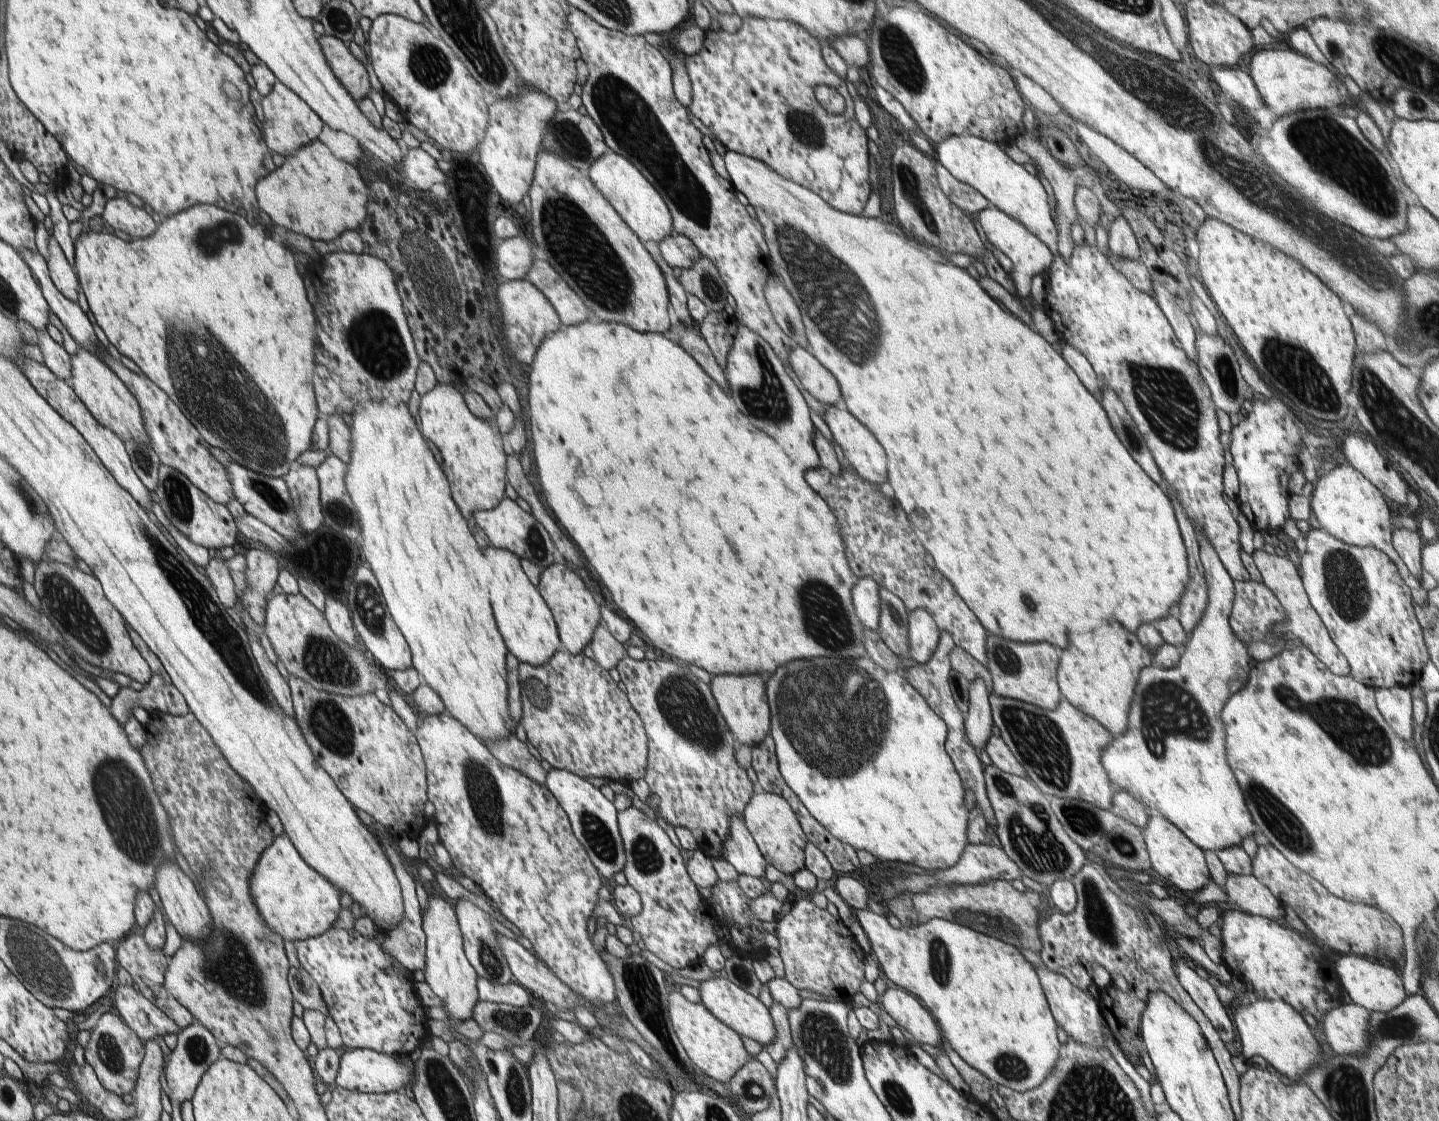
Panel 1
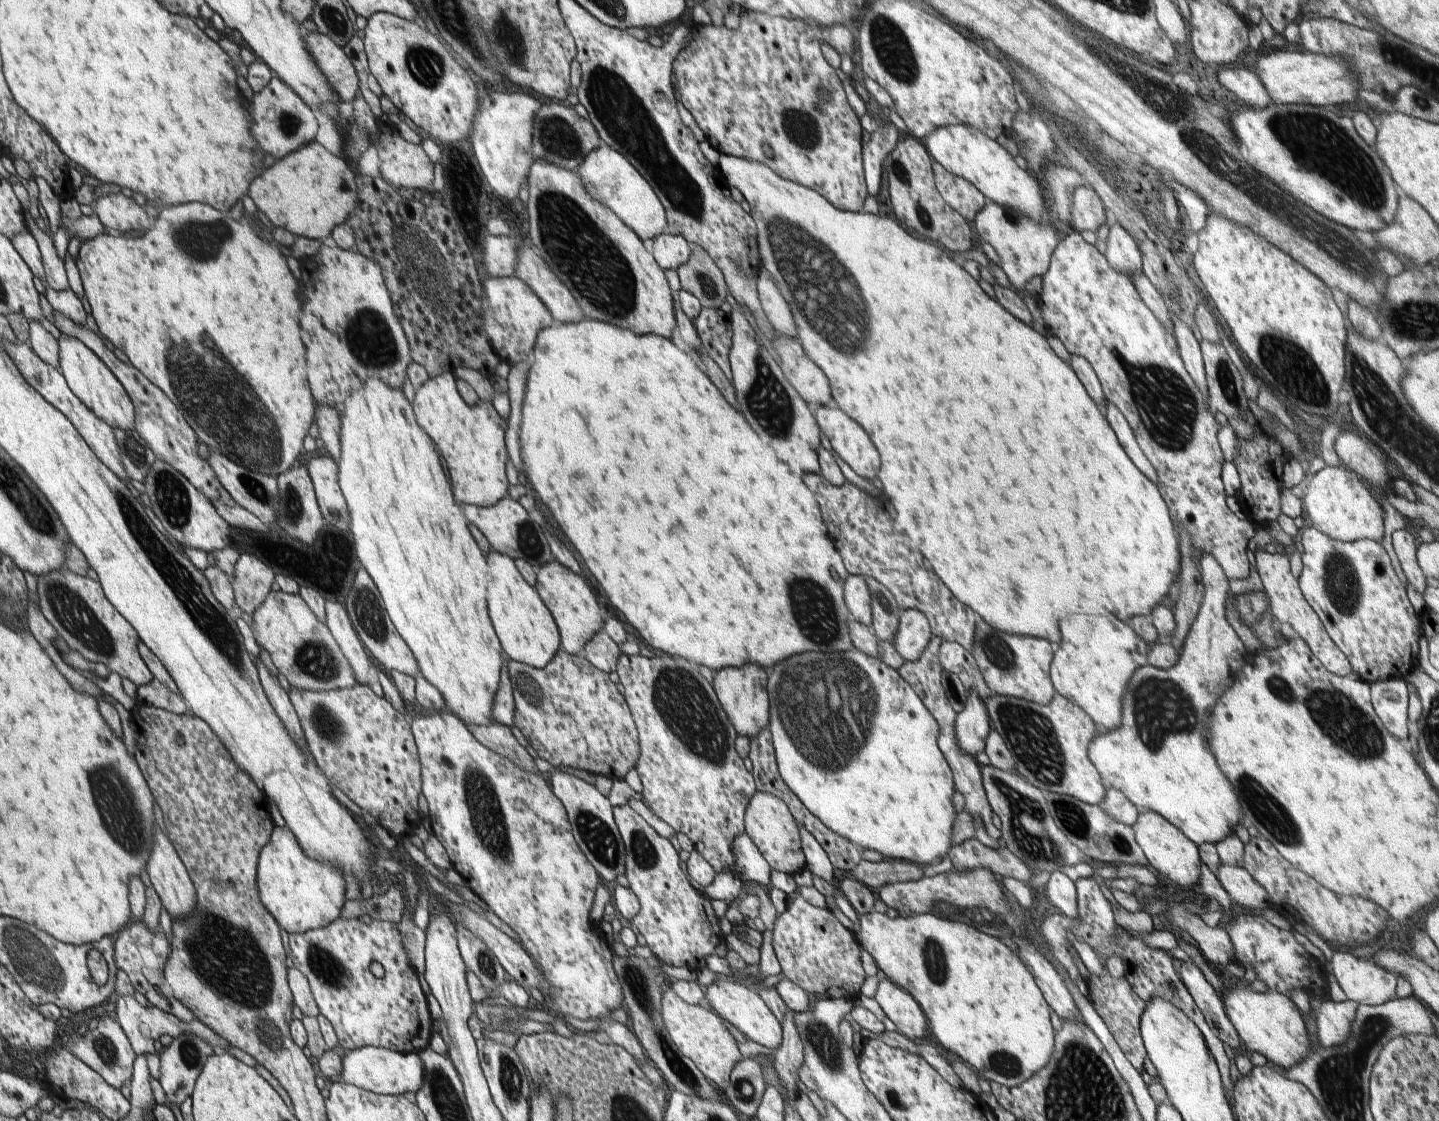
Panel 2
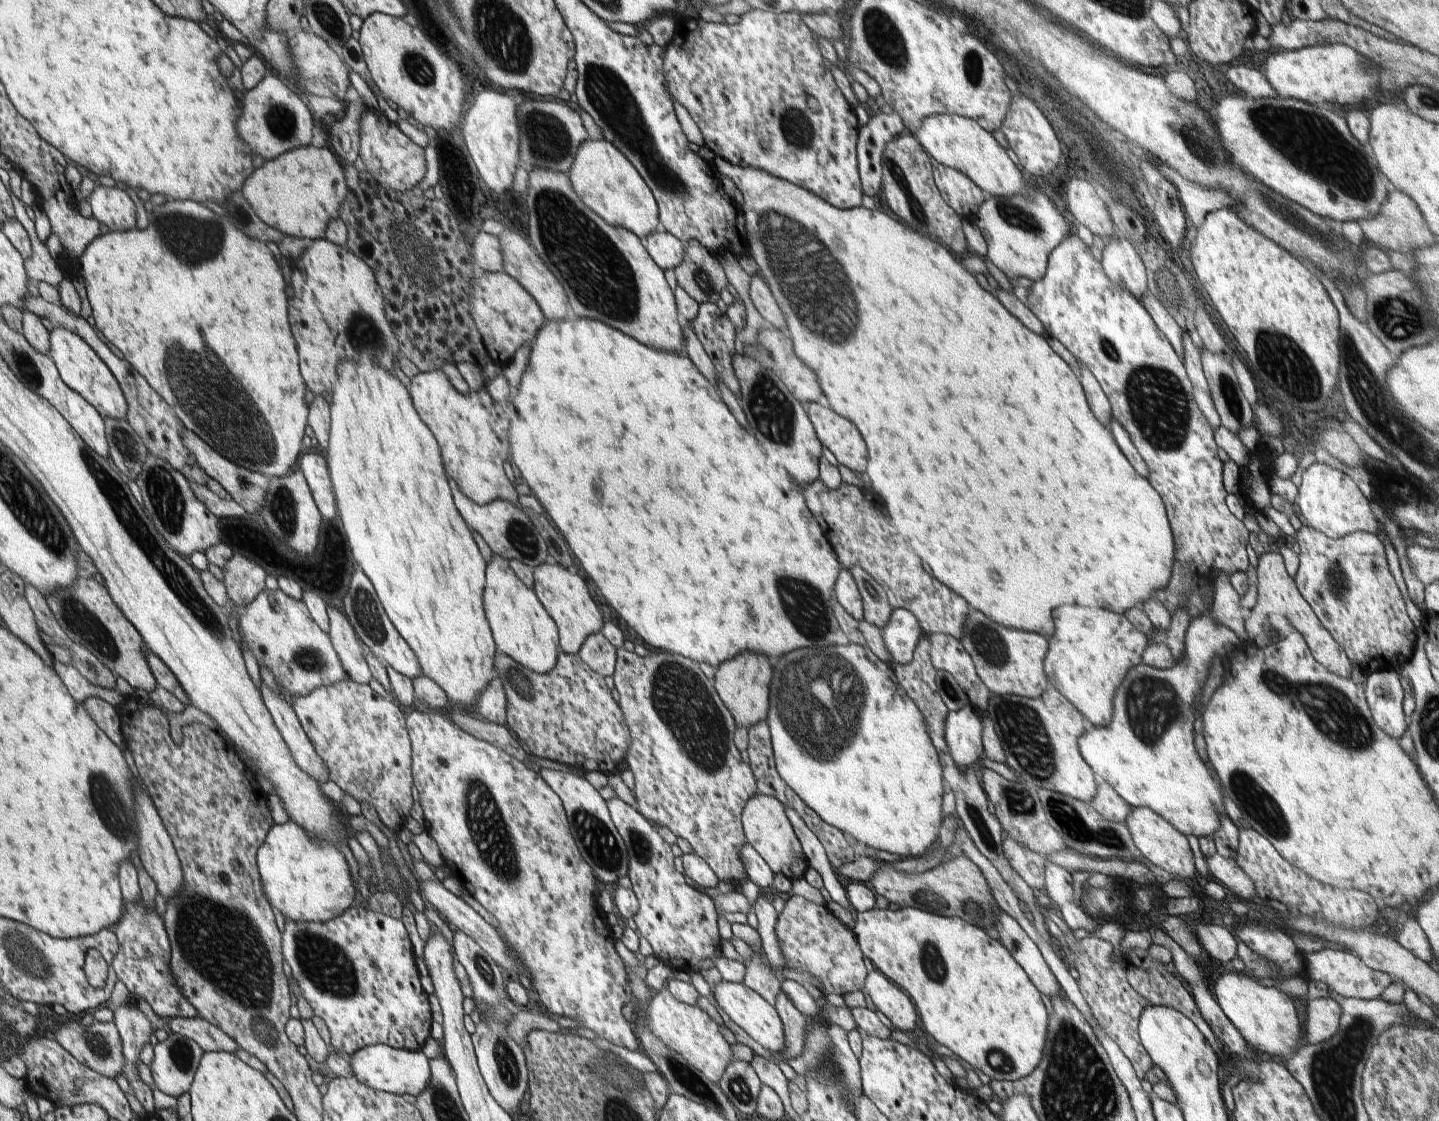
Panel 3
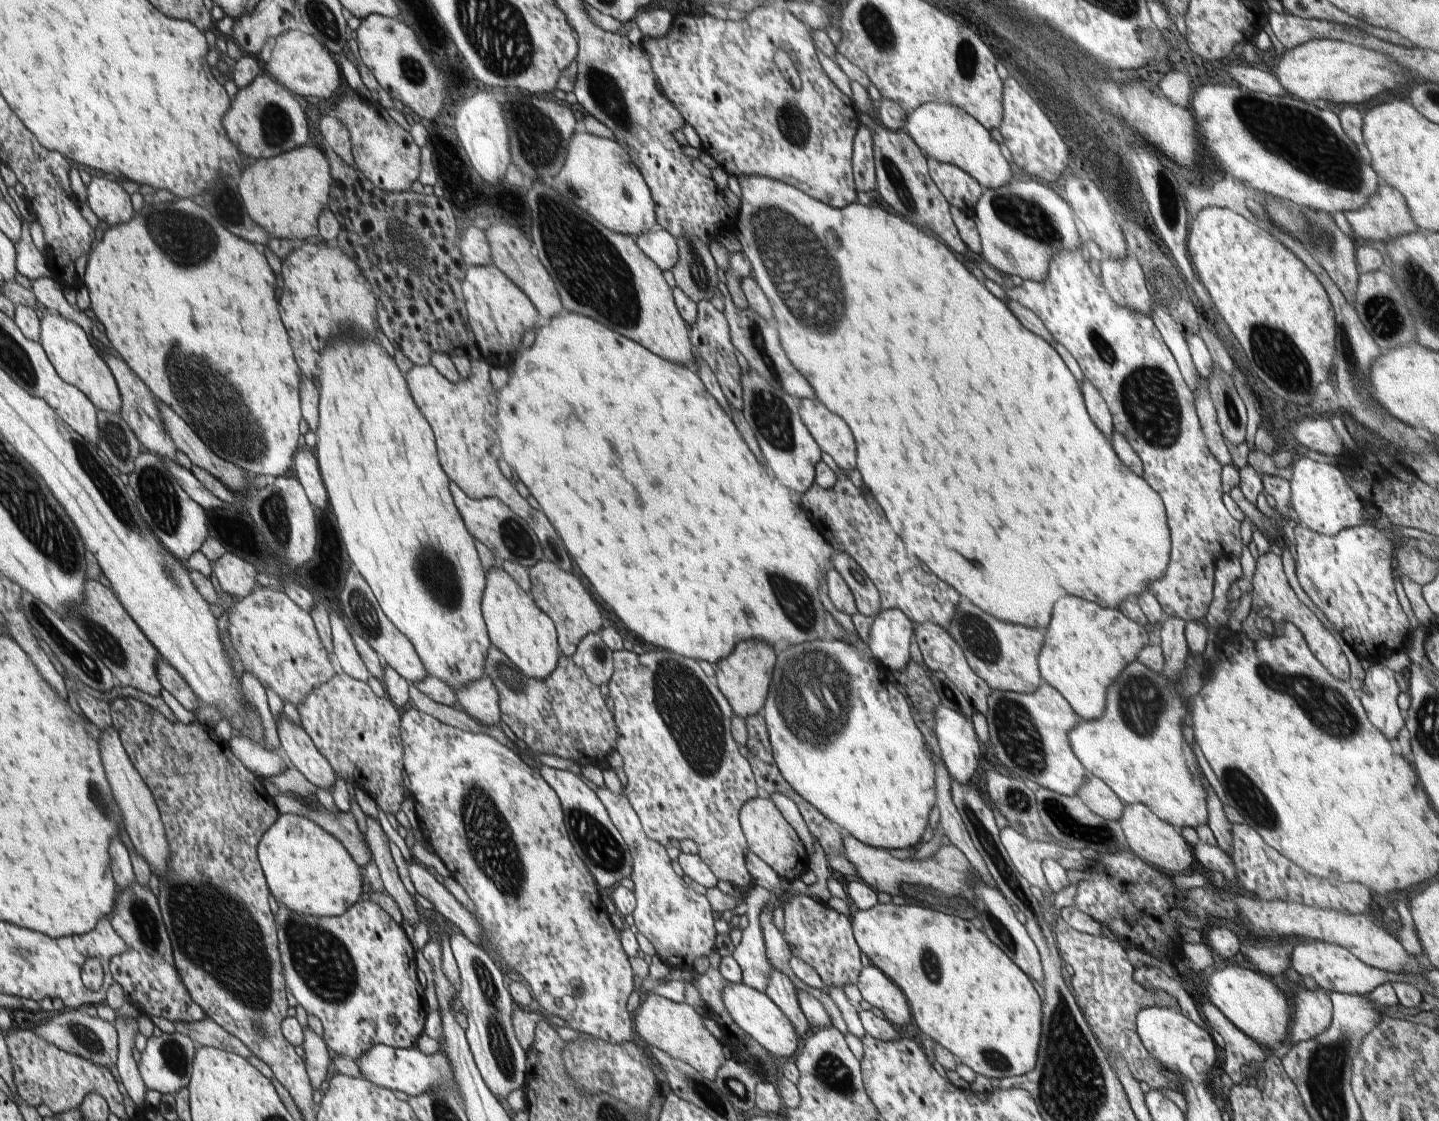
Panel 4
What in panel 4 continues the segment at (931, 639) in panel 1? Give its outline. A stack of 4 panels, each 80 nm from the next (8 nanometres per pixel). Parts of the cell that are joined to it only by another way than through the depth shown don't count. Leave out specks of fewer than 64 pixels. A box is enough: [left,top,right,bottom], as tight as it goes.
[869,609,913,673]

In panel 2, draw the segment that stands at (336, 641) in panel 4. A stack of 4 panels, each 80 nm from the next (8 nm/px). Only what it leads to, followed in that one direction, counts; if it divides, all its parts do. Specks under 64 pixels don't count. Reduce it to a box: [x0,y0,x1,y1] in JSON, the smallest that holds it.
[325,602,370,685]

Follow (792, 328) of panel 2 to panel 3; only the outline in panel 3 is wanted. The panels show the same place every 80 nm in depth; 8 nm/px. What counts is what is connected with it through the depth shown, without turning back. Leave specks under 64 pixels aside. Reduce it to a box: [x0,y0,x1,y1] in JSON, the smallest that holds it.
[749,273,786,332]

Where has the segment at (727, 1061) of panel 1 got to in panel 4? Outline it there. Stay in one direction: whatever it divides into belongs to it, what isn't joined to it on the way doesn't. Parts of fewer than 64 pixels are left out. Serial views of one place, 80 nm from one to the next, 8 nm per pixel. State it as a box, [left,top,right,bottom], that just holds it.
[634,992,726,1081]

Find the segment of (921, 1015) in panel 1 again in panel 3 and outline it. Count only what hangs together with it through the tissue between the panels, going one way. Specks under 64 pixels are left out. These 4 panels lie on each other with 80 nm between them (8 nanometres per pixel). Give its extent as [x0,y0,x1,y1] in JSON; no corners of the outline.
[864,969,920,1030]

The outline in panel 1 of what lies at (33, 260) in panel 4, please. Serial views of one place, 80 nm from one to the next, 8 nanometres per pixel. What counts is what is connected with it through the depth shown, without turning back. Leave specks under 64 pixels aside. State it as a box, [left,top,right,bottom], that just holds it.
[47,235,80,303]

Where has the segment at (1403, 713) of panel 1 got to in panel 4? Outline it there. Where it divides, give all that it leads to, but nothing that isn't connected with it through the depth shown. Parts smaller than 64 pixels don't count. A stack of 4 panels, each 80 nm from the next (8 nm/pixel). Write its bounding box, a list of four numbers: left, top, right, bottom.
[1358,661,1405,740]

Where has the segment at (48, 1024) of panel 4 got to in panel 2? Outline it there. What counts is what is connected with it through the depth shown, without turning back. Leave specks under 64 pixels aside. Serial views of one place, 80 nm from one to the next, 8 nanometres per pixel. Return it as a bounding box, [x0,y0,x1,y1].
[64,1016,137,1089]

